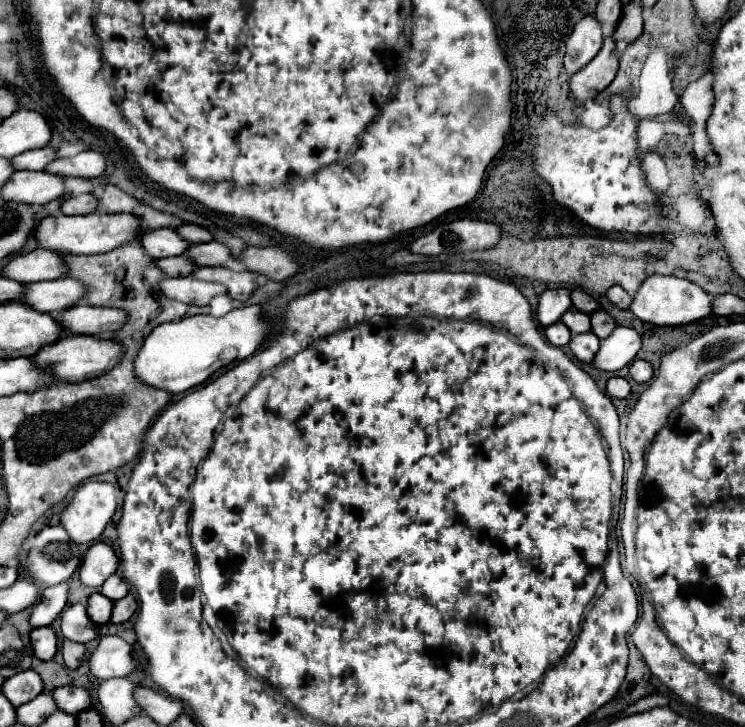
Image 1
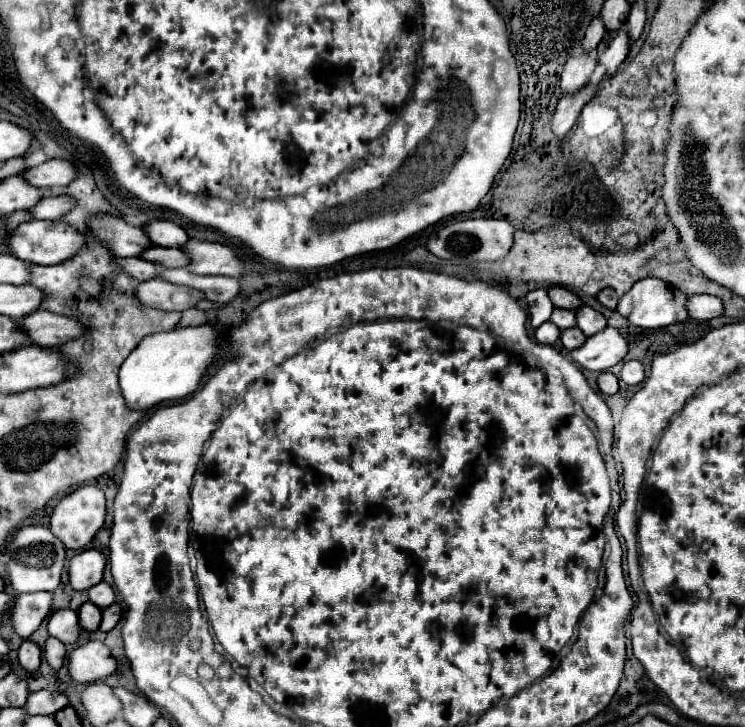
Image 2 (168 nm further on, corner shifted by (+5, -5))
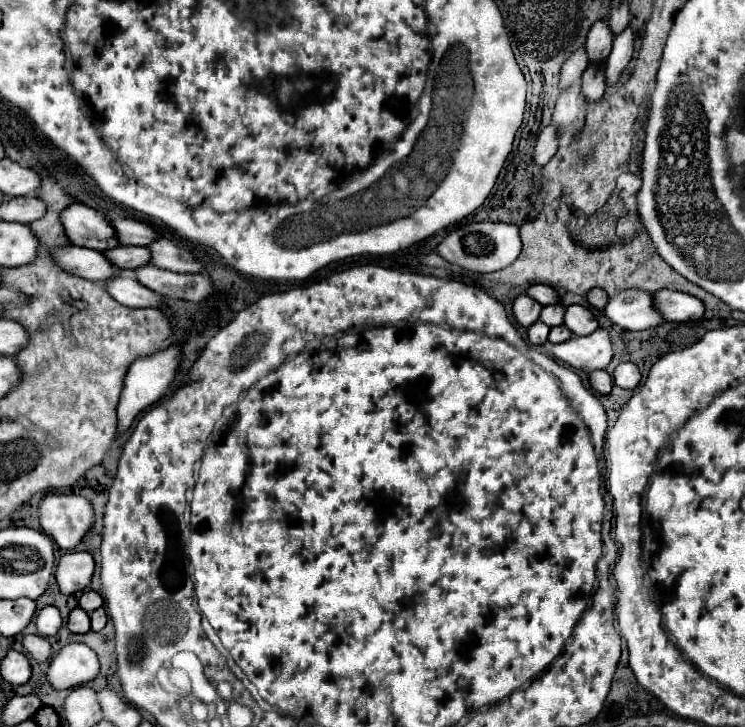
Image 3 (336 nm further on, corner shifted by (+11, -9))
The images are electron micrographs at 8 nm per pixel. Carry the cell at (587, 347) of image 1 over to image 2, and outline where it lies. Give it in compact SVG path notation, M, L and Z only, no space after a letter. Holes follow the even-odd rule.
M577 327L561 331L561 343L563 343L563 347L565 347L565 349L569 349L569 351L577 349L579 345L583 345L583 343L585 343L585 339L587 339L587 337L585 337L585 335L581 333L581 329L577 329Z

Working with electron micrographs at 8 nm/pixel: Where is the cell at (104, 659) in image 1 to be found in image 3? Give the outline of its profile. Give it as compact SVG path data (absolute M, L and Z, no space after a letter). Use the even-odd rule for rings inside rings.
M85 643L65 645L51 661L47 677L55 689L71 689L85 685L99 675L99 659Z

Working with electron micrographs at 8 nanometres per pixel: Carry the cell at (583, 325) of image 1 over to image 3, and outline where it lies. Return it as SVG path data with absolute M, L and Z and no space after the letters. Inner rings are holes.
M547 305L547 307L543 307L539 321L543 321L549 327L559 327L563 323L563 313L565 313L565 309L561 305Z

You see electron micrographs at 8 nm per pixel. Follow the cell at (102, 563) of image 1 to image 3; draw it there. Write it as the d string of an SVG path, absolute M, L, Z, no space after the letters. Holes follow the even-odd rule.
M65 553L59 559L55 579L59 583L61 593L77 593L83 591L91 583L95 563L89 553Z

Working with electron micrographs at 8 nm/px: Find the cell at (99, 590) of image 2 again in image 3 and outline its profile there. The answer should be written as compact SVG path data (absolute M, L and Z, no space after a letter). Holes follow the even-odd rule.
M87 589L87 591L83 591L83 595L81 595L81 599L79 599L79 607L81 607L83 611L87 611L87 613L93 613L95 609L103 607L103 599L101 599L101 595L99 595L97 591Z

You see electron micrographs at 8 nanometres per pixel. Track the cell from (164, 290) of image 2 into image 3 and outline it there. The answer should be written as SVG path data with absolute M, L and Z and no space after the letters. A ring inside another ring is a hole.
M115 277L113 281L105 283L109 293L121 303L129 307L161 307L163 297L145 285L141 285L137 279L131 277Z

